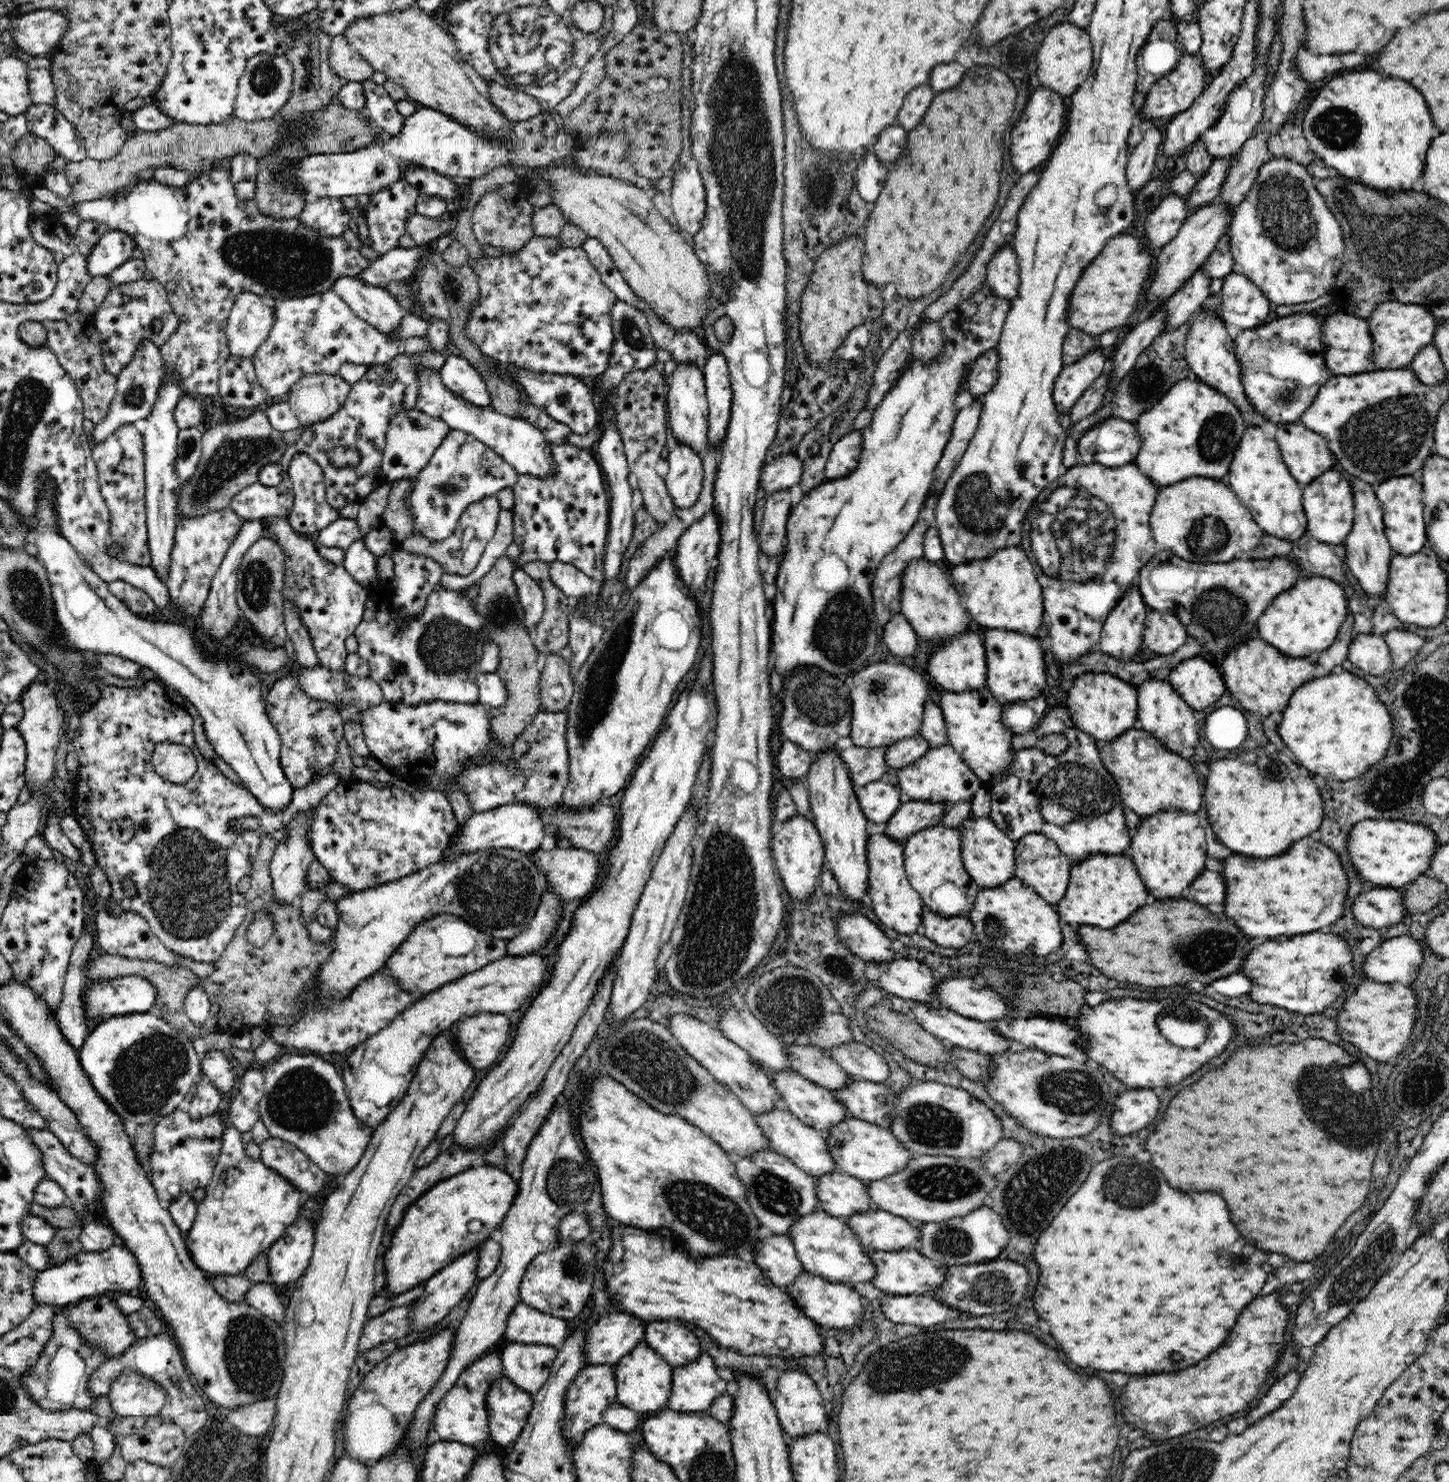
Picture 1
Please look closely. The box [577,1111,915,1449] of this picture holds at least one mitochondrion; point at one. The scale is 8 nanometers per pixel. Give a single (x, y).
(707, 1211)

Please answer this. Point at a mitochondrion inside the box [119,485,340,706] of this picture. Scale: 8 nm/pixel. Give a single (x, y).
(256, 581)

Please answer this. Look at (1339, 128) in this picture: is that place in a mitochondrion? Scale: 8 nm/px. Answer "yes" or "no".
yes

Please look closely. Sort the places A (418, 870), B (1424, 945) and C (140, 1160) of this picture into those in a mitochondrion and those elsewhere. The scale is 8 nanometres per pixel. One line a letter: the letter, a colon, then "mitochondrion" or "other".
A: other
B: other
C: other

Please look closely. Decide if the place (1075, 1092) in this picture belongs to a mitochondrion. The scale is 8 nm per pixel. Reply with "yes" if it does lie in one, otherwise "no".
yes

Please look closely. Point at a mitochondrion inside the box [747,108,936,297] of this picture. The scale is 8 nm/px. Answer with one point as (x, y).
(825, 174)

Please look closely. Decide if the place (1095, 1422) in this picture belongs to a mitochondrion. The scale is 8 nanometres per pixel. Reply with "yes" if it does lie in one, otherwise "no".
no

